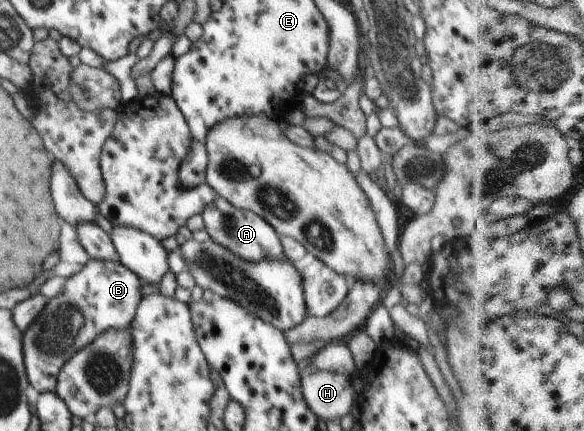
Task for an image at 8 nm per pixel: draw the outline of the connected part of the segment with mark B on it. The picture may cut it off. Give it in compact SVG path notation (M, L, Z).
M90 259L88 264L76 272L74 276L66 279L64 292L49 298L44 310L38 314L38 318L30 324L28 330L23 332L22 354L24 354L24 368L28 382L38 392L55 392L57 376L66 361L73 355L88 346L96 336L110 328L128 328L136 314L138 303L142 300L140 292L143 282L128 267L121 262L110 262L110 260Z

